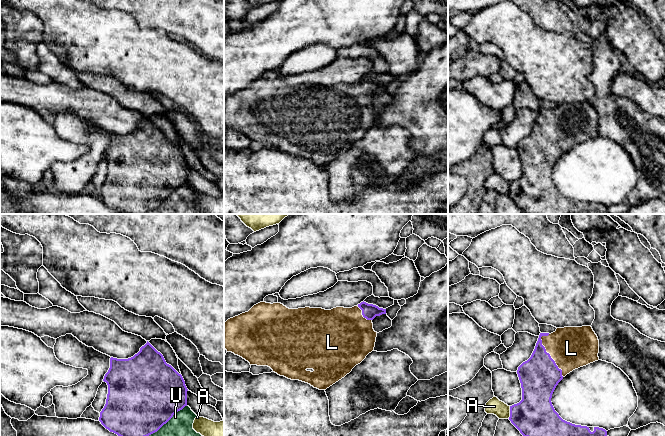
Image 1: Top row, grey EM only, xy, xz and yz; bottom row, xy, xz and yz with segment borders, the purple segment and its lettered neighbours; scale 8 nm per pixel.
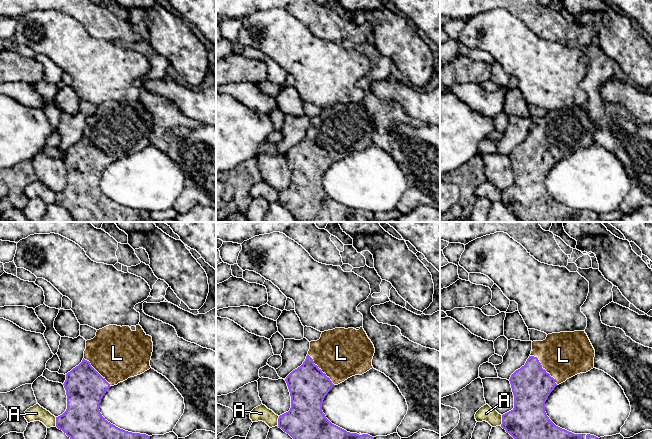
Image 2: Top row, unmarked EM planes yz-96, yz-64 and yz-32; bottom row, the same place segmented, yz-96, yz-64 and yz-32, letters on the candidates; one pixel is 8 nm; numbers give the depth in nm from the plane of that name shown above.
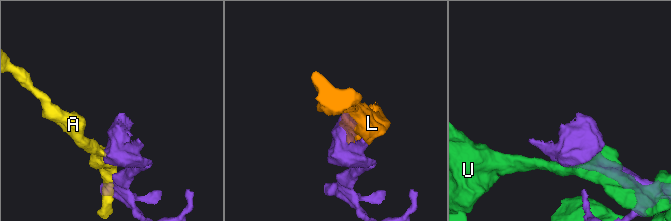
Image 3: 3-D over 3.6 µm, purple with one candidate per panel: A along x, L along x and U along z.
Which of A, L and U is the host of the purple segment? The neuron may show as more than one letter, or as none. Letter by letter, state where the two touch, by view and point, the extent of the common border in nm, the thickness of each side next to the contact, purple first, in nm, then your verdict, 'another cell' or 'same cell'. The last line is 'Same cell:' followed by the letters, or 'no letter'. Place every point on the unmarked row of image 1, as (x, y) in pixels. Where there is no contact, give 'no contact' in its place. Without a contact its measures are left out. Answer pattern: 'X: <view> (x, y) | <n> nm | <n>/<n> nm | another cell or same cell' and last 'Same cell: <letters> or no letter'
A: yz (510, 188) | 110 nm | 340/130 nm | another cell
L: yz (550, 132) | 380 nm | 320/340 nm | same cell
U: xy (164, 199) | 440 nm | 500/300 nm | another cell
Same cell: L

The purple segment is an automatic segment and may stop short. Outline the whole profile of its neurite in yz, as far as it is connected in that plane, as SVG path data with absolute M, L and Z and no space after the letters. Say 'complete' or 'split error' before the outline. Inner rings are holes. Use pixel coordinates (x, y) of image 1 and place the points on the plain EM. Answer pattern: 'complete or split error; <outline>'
split error; M591 102L557 104L555 108L540 109L531 133L523 138L517 146L522 164L522 176L510 182L511 199L527 214L605 214L607 207L594 203L591 208L589 203L575 201L563 196L555 187L551 174L558 159L570 148L580 143L599 136L599 116Z

